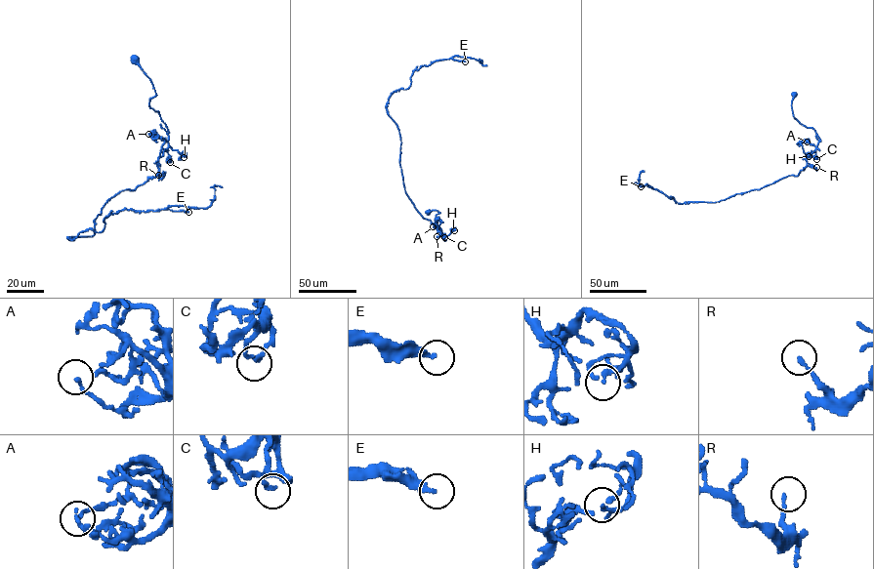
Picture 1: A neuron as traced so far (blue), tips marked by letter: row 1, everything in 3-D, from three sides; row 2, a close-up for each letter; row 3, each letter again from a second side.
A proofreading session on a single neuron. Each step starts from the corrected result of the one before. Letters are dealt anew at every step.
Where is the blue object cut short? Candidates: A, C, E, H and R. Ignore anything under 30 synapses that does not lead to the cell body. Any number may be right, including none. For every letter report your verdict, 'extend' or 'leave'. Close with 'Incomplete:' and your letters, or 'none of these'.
A: leave
C: leave
E: extend
H: leave
R: leave
Incomplete: E

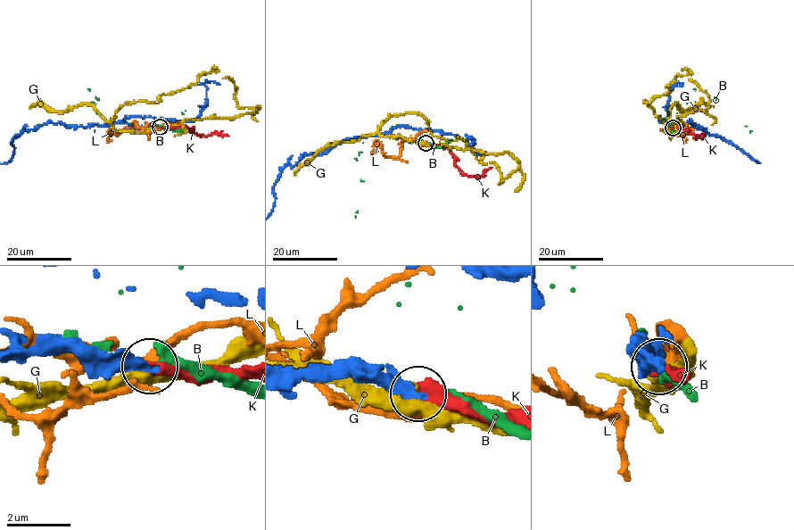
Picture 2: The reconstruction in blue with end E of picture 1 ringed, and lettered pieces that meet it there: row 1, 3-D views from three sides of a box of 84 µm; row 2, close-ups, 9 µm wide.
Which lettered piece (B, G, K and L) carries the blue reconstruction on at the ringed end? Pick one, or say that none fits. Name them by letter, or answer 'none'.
K

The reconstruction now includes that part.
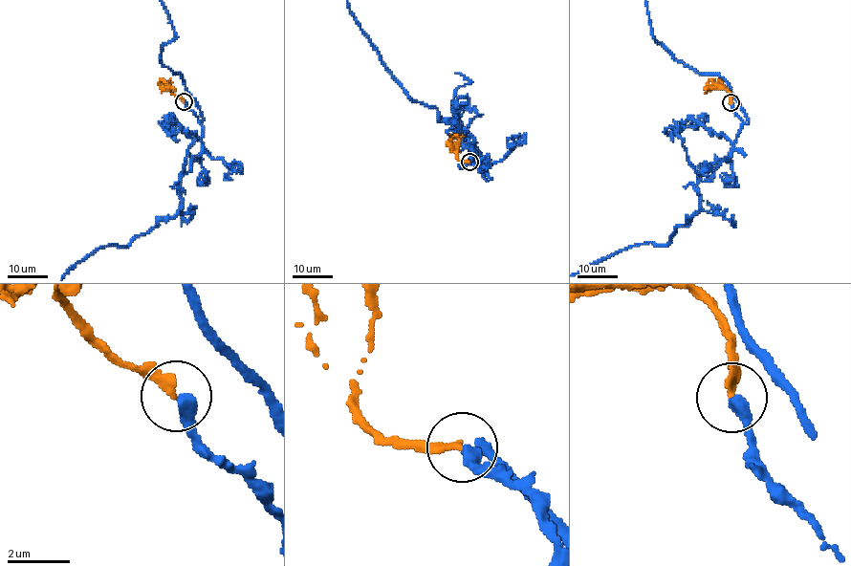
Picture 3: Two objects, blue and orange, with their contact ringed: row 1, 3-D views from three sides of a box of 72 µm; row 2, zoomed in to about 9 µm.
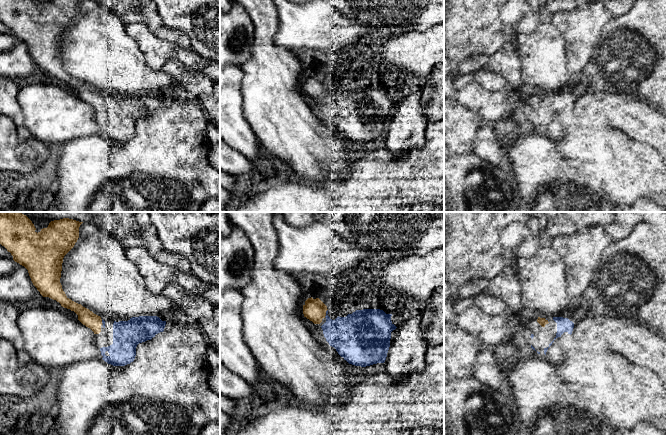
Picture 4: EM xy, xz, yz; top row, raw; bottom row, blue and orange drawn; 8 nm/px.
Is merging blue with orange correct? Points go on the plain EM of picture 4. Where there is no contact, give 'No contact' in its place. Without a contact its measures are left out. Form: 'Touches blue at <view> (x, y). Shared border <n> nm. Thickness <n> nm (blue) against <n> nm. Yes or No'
Touches blue at xz (326, 89). Shared border 70 nm. Thickness 300 nm (blue) against 180 nm. Yes

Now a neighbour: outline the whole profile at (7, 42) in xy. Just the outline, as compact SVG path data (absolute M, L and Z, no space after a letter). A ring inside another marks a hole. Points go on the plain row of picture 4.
M0 32L0 52L12 50L19 42L20 40L13 35L7 35Z

